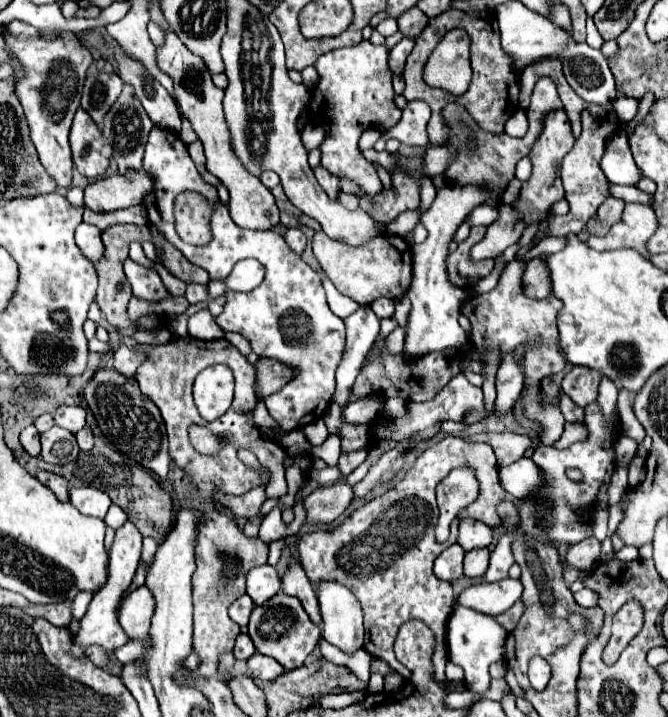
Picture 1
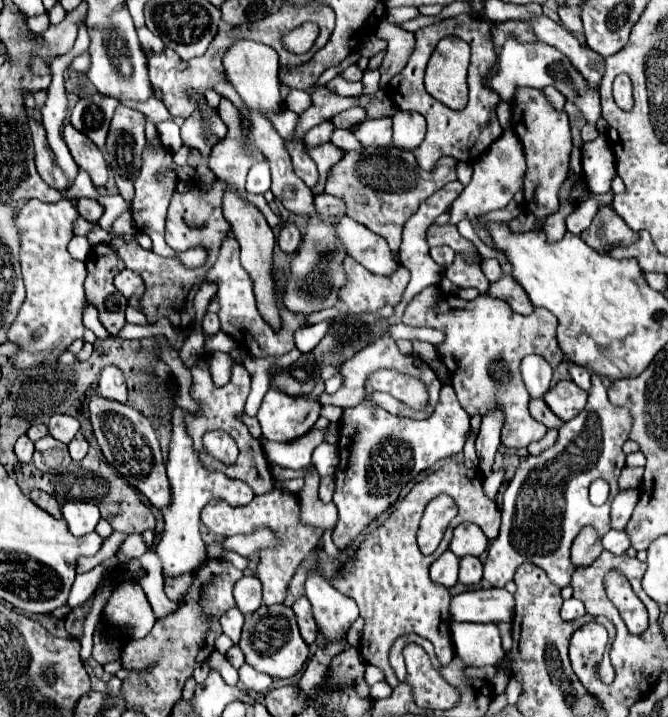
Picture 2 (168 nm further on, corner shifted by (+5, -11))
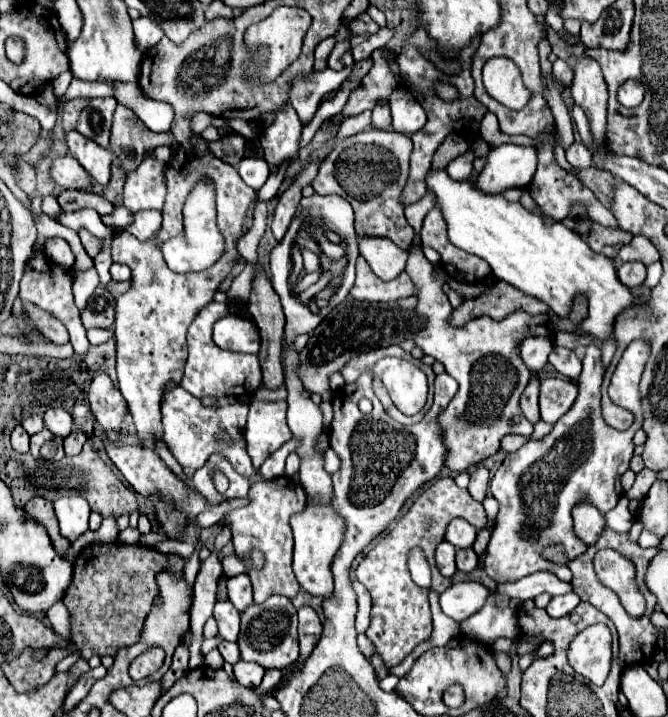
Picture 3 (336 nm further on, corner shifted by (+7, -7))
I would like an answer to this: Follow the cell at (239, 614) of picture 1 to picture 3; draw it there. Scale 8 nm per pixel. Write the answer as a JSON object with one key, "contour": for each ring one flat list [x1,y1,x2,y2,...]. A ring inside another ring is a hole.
{"contour":[[228,600,216,602,214,620,218,622,220,638,224,638,228,642,236,642,238,632,240,632,240,612,236,612,236,608,232,608,232,604]]}

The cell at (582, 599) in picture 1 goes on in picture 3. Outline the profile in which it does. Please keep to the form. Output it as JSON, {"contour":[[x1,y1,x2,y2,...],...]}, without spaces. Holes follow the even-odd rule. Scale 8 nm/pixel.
{"contour":[[570,592,570,594,564,594,564,596,554,596,548,606,546,606,546,612,552,616,552,618,562,618,566,616,568,612,572,612,572,608,576,608,580,604,580,598]]}

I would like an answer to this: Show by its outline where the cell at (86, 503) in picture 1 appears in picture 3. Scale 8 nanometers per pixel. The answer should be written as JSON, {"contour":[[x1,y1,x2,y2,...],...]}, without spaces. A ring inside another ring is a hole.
{"contour":[[66,496,54,500,54,512,58,518,60,534,74,542,78,536,82,536,88,530,88,516,90,508,88,502,80,496]]}

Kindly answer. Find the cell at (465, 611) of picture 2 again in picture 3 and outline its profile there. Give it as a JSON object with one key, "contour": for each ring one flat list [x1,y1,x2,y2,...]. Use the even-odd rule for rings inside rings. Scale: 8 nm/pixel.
{"contour":[[454,582,440,594,440,608,458,624,478,612,488,598,488,588,478,582]]}

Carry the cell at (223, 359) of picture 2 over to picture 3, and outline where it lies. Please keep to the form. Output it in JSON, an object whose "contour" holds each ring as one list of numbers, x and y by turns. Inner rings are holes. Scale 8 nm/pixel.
{"contour":[[210,302,190,324,186,340,188,340,188,362,182,378,182,386,196,398,204,396,250,396,260,386,260,364,256,356,244,356,236,352,222,350,212,340,212,324,234,310,232,302]]}

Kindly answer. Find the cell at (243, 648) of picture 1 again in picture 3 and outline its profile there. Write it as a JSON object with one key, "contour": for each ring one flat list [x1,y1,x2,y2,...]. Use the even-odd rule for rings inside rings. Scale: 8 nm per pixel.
{"contour":[[222,640,222,642,218,644,218,650,220,650,222,658,224,658,226,662,230,662,230,664,236,664,236,662,240,660,238,644,234,644,234,642,226,642,226,640]]}

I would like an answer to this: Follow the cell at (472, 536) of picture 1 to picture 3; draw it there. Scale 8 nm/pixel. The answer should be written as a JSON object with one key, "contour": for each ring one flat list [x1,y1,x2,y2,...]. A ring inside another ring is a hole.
{"contour":[[454,518,446,528,446,540,456,548,470,548,476,540,476,528,464,518]]}

